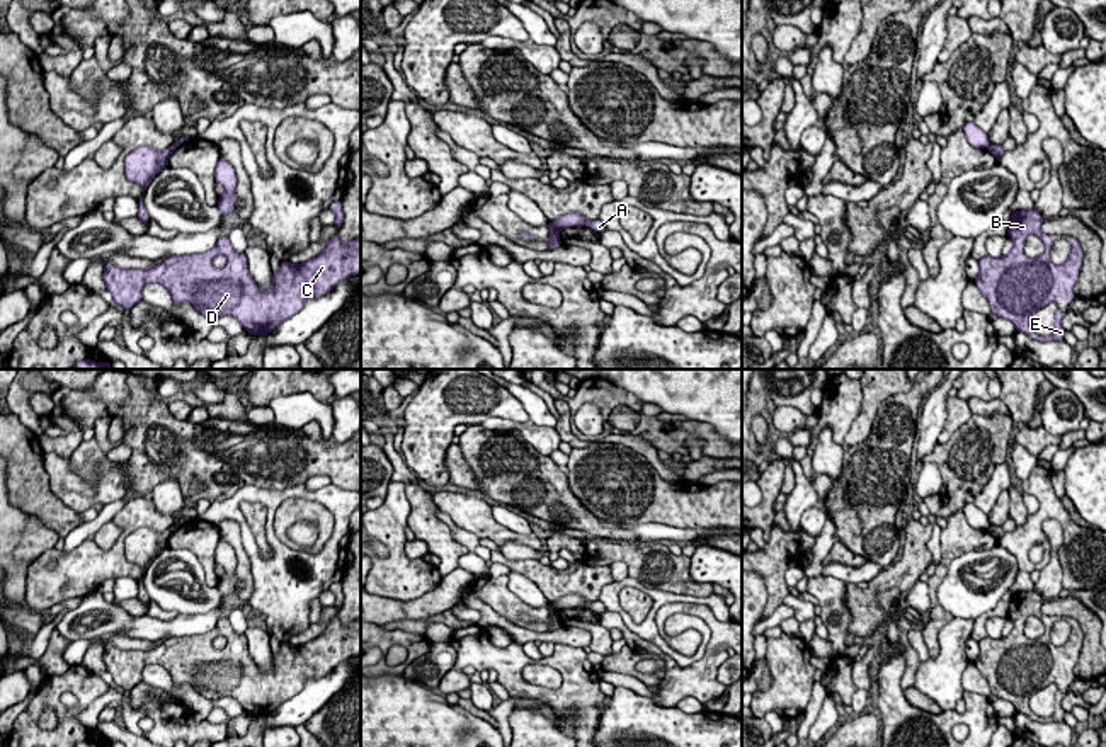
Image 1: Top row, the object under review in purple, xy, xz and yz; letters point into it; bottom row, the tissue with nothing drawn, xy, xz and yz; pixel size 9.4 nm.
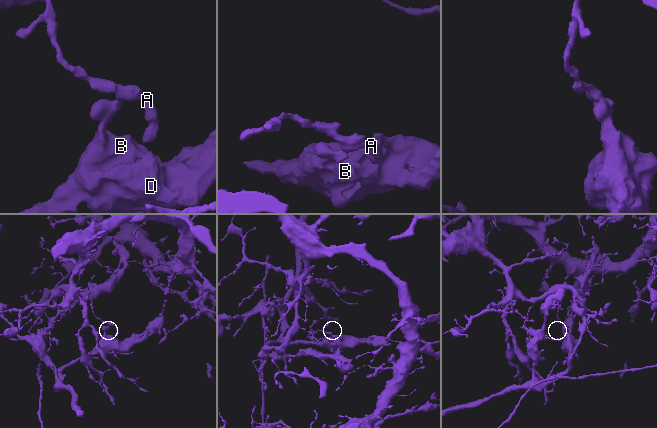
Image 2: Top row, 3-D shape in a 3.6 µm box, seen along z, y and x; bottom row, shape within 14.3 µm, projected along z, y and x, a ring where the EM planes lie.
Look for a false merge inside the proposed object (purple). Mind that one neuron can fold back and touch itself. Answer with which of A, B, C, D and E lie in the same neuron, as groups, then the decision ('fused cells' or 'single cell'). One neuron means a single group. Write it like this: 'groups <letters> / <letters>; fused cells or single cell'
groups A / B C D E; fused cells

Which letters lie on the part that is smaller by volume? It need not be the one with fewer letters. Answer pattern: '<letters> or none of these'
B, C, D, E

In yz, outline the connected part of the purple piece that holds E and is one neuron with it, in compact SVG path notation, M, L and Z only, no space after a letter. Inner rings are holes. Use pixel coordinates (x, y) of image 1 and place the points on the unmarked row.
M1036 590L1014 592L1011 596L1007 616L1012 630L1007 636L978 640L977 669L990 684L995 698L1009 701L1016 713L1023 713L1035 721L1063 721L1063 693L1055 693L1055 713L1038 716L1029 708L1029 698L1055 682L1074 682L1074 665L1082 647L1080 624L1070 618L1070 636L1063 645L1050 640L1057 618L1041 613L1043 599ZM1033 614L1045 624L1045 635L1031 640L1024 635L1026 618Z

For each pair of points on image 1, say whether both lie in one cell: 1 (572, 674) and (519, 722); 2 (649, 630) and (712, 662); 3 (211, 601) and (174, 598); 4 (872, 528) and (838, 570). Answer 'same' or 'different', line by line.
1: different
2: different
3: same
4: different

